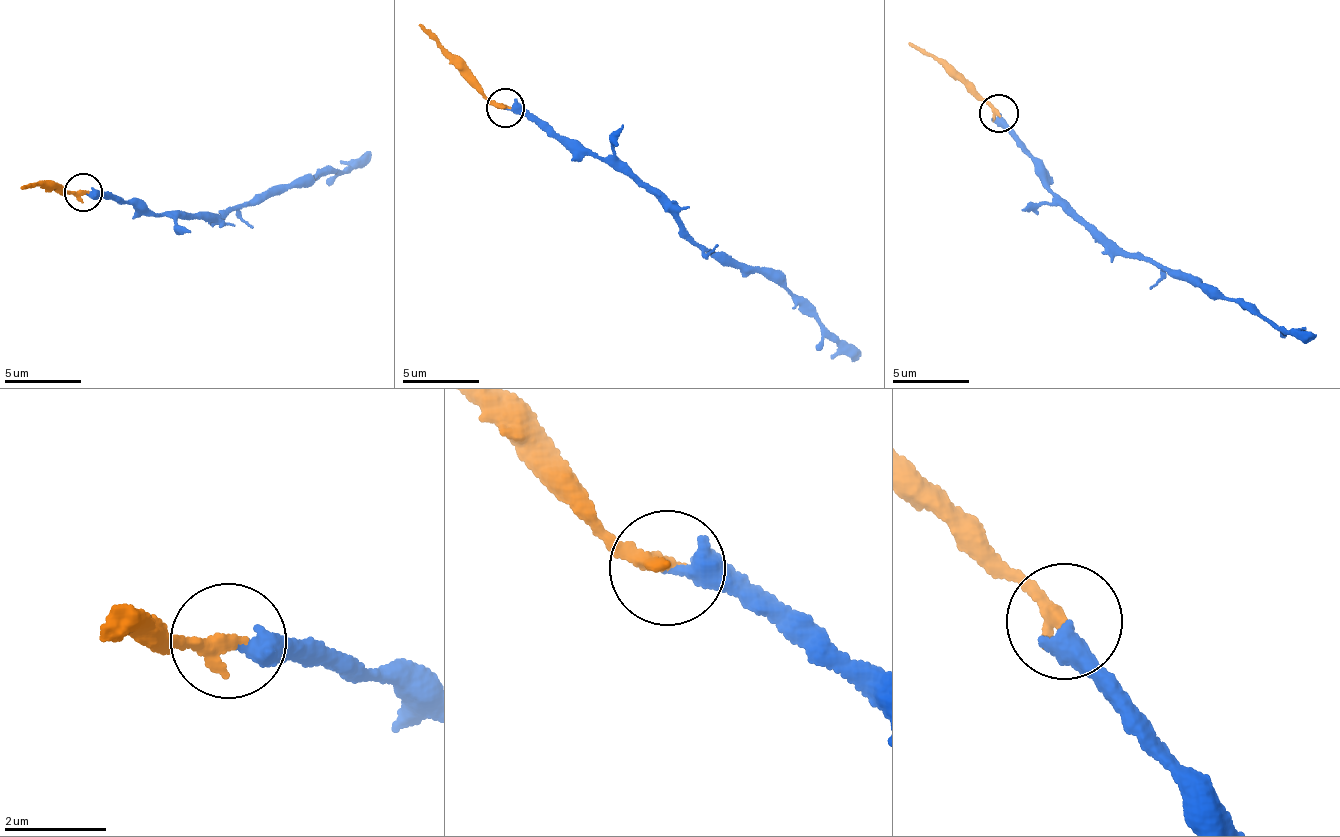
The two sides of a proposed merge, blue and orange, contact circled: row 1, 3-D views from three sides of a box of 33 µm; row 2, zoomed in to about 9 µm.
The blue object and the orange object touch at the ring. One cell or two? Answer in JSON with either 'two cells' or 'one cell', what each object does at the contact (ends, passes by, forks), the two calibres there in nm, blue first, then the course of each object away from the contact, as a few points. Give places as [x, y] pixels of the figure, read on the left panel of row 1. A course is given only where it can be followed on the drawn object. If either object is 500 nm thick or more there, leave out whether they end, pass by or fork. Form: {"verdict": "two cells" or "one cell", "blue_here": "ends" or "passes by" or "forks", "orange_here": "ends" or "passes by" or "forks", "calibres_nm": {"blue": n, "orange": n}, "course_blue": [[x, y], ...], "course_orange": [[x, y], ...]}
{"verdict": "one cell", "blue_here": "ends", "orange_here": "ends", "calibres_nm": {"blue": 400, "orange": 320}, "course_blue": [[84, 193], [103, 191], [160, 214], [178, 211], [219, 217], [291, 189], [324, 166], [339, 172], [366, 151]], "course_orange": [[84, 193], [74, 195], [20, 187]]}

